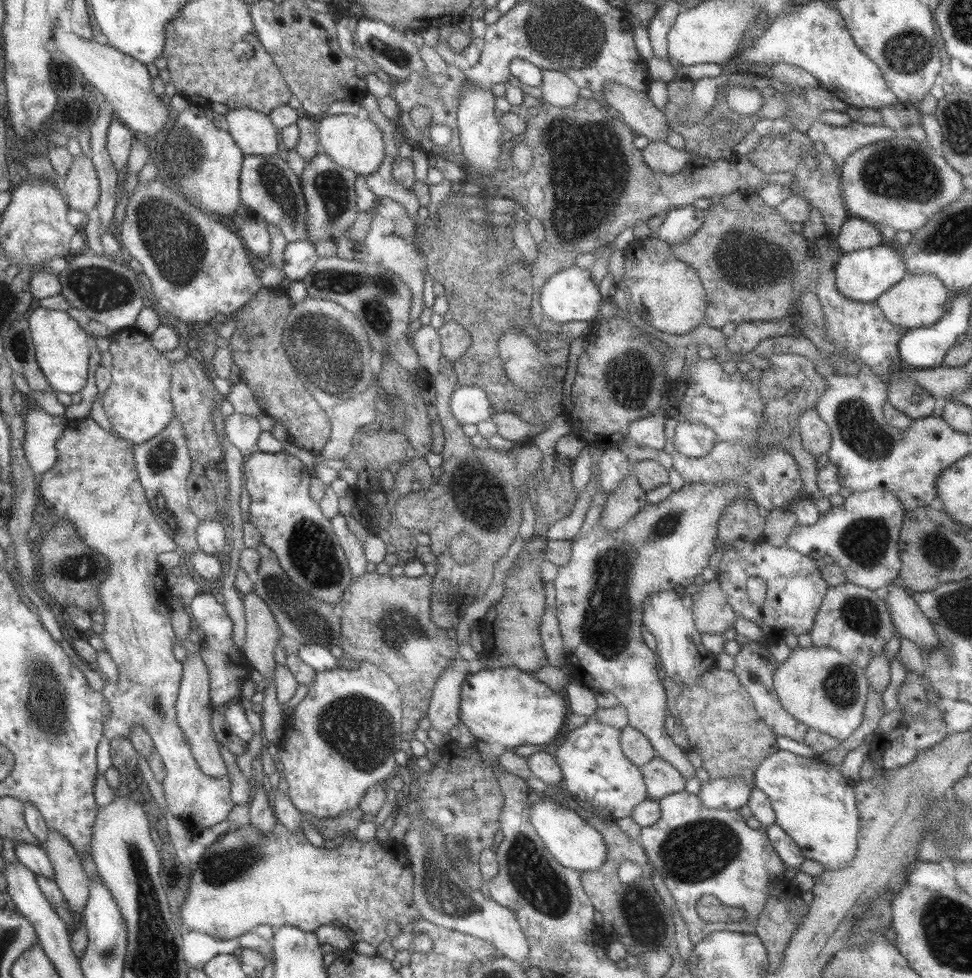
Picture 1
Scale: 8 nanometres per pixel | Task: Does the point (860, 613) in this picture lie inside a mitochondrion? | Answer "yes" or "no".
yes

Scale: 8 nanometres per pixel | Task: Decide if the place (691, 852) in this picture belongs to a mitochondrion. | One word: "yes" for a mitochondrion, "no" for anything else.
yes

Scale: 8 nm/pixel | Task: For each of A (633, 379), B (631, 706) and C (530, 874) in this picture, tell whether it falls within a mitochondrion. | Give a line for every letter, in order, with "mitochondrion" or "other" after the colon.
A: mitochondrion
B: other
C: mitochondrion

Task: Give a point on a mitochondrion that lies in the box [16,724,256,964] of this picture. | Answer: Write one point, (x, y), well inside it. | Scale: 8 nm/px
(109, 952)

